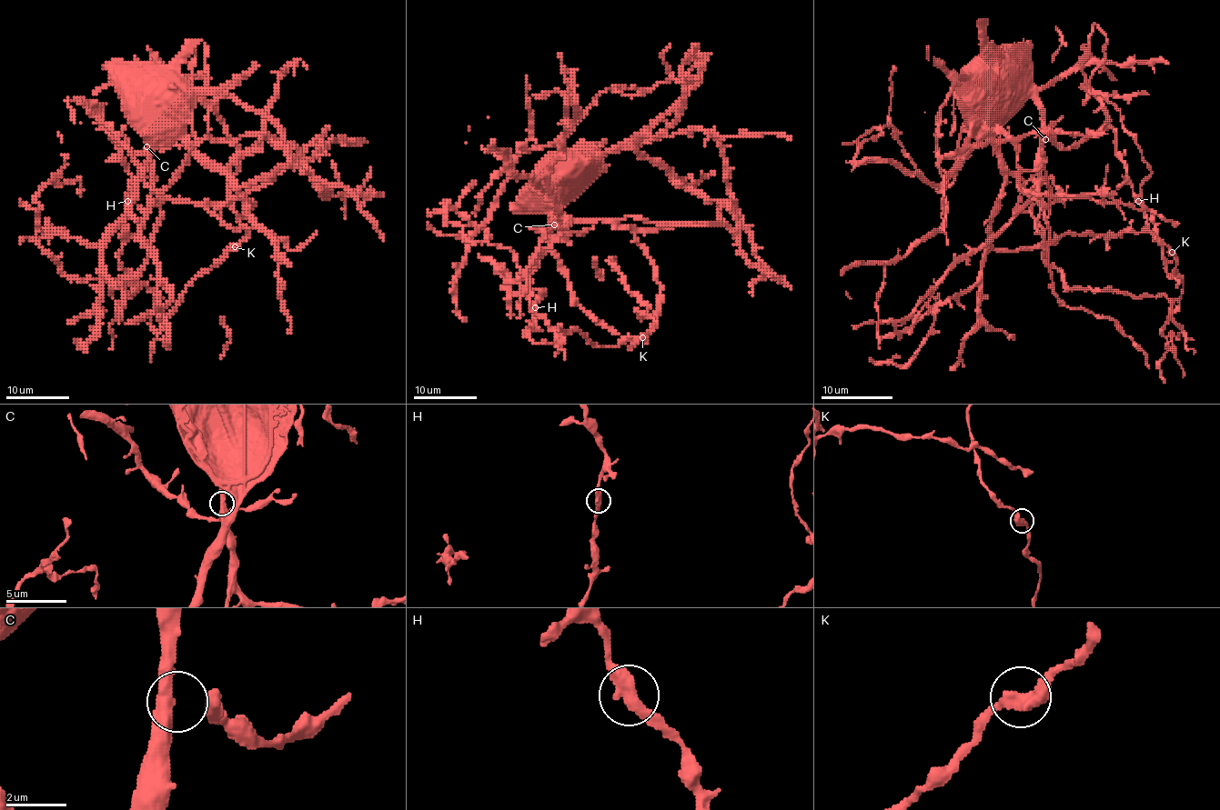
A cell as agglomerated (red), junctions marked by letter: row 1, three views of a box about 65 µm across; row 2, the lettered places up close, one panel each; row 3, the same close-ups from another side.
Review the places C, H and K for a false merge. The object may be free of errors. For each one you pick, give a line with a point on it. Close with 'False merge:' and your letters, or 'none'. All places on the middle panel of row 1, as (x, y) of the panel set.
False merge: none

